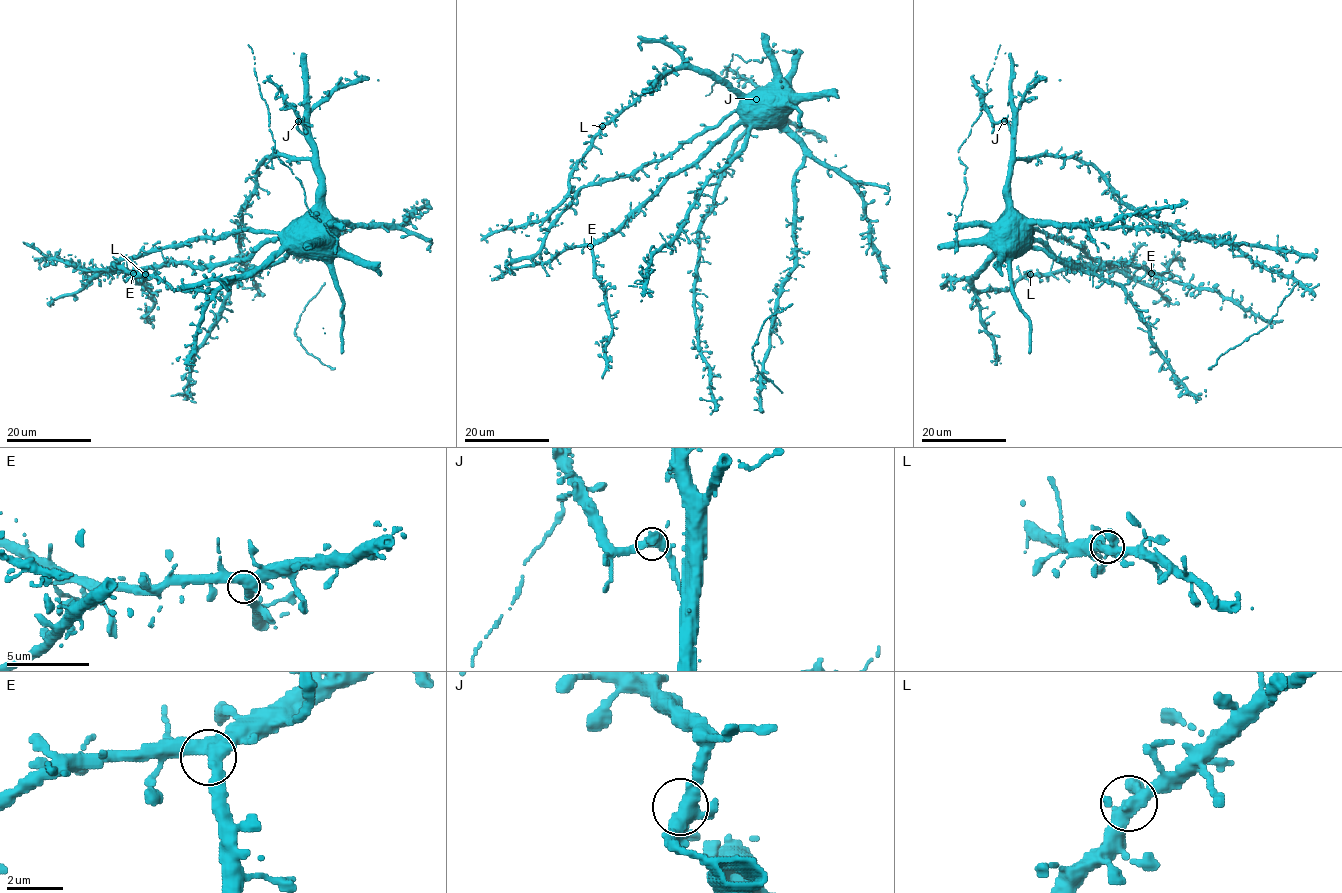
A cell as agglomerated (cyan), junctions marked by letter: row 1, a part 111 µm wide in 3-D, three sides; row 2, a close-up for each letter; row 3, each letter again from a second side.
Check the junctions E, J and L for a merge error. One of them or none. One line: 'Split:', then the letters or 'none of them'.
Split: none of them

